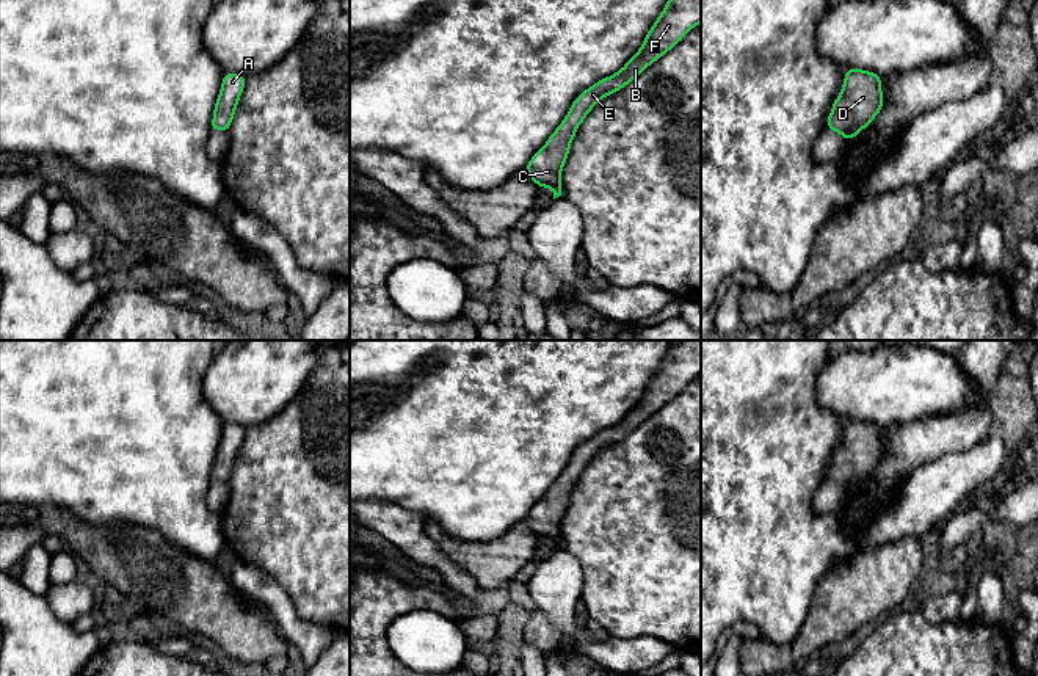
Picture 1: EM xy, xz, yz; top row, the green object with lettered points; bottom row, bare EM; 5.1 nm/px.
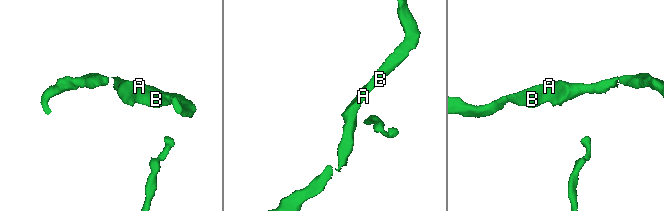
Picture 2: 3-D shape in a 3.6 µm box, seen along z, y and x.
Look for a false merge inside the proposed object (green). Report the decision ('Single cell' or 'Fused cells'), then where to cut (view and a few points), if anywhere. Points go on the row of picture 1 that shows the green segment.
Single cell. No split

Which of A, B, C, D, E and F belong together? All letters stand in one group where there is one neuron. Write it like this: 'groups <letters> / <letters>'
groups A B C D E F

